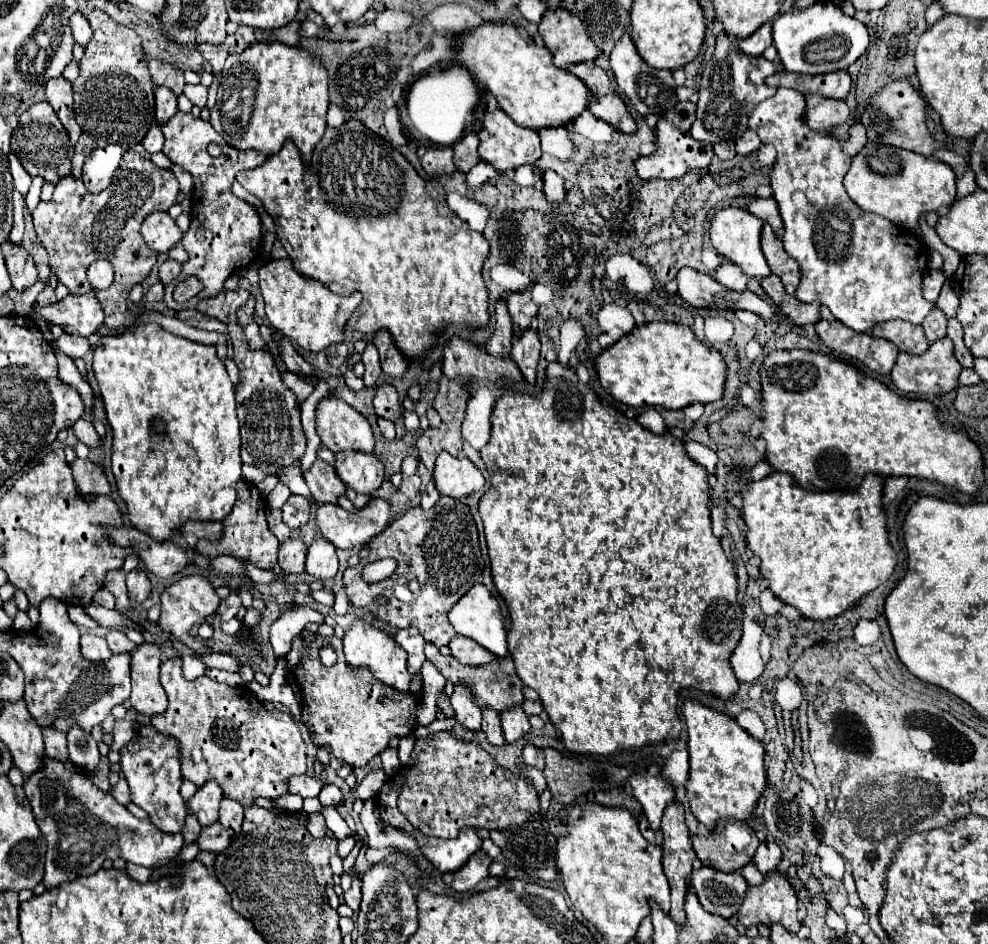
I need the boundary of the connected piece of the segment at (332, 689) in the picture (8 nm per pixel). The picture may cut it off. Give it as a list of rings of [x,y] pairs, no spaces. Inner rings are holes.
[[[303,630],[293,640],[293,648],[287,654],[287,660],[289,672],[295,676],[295,682],[301,690],[301,716],[311,726],[311,742],[315,746],[329,748],[337,760],[347,762],[353,768],[365,766],[371,758],[389,748],[389,740],[393,736],[403,738],[413,734],[417,728],[415,712],[421,700],[411,694],[397,696],[397,692],[381,688],[381,684],[377,684],[369,672],[361,672],[361,668],[353,672],[353,668],[345,664],[339,638],[323,638]],[[323,646],[329,646],[337,652],[337,662],[331,668],[323,666],[319,660],[319,650]]]

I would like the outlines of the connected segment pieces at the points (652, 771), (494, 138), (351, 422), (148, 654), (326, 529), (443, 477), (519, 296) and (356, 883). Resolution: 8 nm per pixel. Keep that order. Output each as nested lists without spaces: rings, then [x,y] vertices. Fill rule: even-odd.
[[[649,766],[645,774],[635,774],[629,778],[633,796],[643,806],[643,812],[651,824],[651,828],[657,832],[661,826],[661,816],[667,804],[675,800],[675,792],[661,776],[661,770],[657,766]]]
[[[499,108],[487,114],[483,128],[489,138],[479,144],[479,158],[497,172],[509,172],[523,164],[535,164],[541,158],[541,142],[537,132],[517,126]]]
[[[323,398],[317,406],[317,434],[331,452],[373,452],[375,438],[365,416],[339,398]]]
[[[141,644],[131,652],[131,706],[145,716],[165,712],[167,694],[159,684],[161,650],[153,644]]]
[[[373,498],[357,514],[351,514],[335,504],[319,504],[315,510],[317,530],[327,538],[335,548],[355,548],[367,544],[373,536],[381,534],[389,522],[391,506]]]
[[[441,452],[435,462],[433,482],[443,496],[465,498],[481,490],[485,478],[469,458],[455,458],[451,454]]]
[[[525,290],[525,292],[509,294],[505,302],[507,302],[507,310],[513,320],[513,332],[515,336],[521,336],[531,326],[531,320],[537,314],[537,306],[531,300],[531,292]]]
[[[354,869],[352,872],[352,884],[349,890],[344,892],[343,898],[345,898],[345,904],[349,906],[349,908],[353,908],[355,912],[359,910],[359,905],[361,901],[361,882],[357,876],[357,873]]]

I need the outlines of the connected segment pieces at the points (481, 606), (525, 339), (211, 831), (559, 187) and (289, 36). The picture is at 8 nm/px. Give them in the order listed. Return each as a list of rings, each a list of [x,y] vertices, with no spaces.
[[[475,584],[449,612],[449,622],[453,624],[455,632],[461,636],[467,636],[475,640],[479,646],[489,650],[491,654],[503,658],[507,656],[507,628],[503,624],[499,602],[493,598],[493,594],[485,588],[485,584]]]
[[[533,330],[525,332],[525,336],[521,336],[521,340],[513,338],[513,352],[511,358],[517,364],[517,368],[521,370],[523,378],[533,386],[535,384],[535,376],[537,376],[537,362],[539,362],[539,338]]]
[[[215,822],[209,828],[203,828],[201,830],[201,836],[199,836],[197,844],[205,852],[221,854],[229,846],[229,834],[225,832],[225,828],[221,828],[219,822]]]
[[[547,170],[543,174],[543,184],[545,184],[543,192],[551,204],[559,204],[565,200],[565,180],[557,176],[553,170]]]
[[[293,20],[285,28],[277,30],[277,40],[283,42],[283,44],[287,44],[287,46],[295,46],[297,40],[299,40],[299,22]]]

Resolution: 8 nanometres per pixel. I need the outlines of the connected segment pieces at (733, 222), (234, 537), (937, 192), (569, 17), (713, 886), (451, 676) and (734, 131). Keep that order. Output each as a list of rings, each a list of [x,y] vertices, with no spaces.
[[[723,208],[713,216],[709,236],[711,236],[713,248],[721,256],[725,256],[731,264],[737,264],[743,270],[743,274],[747,274],[749,278],[765,278],[771,272],[769,272],[769,266],[763,258],[761,244],[759,244],[761,228],[763,228],[763,220],[753,216],[751,212],[741,210],[741,208]]]
[[[239,480],[237,482],[237,502],[233,506],[233,512],[223,520],[225,524],[225,536],[221,538],[221,542],[217,546],[211,546],[209,540],[199,540],[195,544],[195,552],[205,554],[209,558],[221,556],[221,554],[229,554],[237,560],[251,560],[257,568],[263,570],[271,570],[277,564],[277,550],[279,550],[279,540],[275,538],[275,534],[269,530],[267,526],[267,516],[265,516],[265,498],[259,494],[259,490],[255,486],[245,484],[247,480]]]
[[[869,142],[855,158],[843,180],[843,186],[851,200],[865,212],[887,218],[899,228],[907,228],[921,236],[919,216],[943,206],[951,206],[955,200],[955,172],[937,158],[927,158],[895,146]]]
[[[547,10],[541,18],[539,34],[553,54],[557,68],[567,68],[577,62],[591,64],[597,58],[597,46],[589,40],[583,22],[569,10]]]
[[[703,866],[699,870],[693,870],[691,890],[697,894],[701,906],[707,912],[721,918],[731,918],[737,914],[745,898],[747,882],[739,872],[725,874]]]
[[[425,644],[425,658],[445,676],[445,680],[451,680],[453,684],[465,686],[473,696],[475,696],[475,704],[479,708],[493,708],[495,712],[505,712],[509,708],[513,708],[515,704],[523,704],[525,696],[523,696],[523,684],[519,680],[519,676],[515,674],[515,666],[511,656],[503,658],[503,660],[493,660],[491,664],[483,664],[483,666],[461,666],[461,662],[457,662],[453,656],[441,656],[439,648],[433,648],[433,644]]]
[[[723,32],[717,34],[717,44],[713,58],[705,64],[699,84],[699,102],[697,102],[697,120],[691,126],[691,136],[699,142],[721,142],[737,140],[747,130],[747,118],[753,108],[775,94],[775,88],[765,84],[765,58],[745,56],[739,46],[729,40]]]

